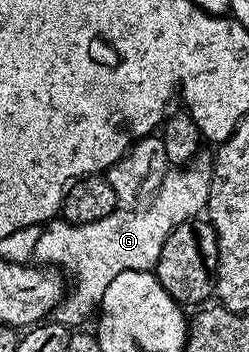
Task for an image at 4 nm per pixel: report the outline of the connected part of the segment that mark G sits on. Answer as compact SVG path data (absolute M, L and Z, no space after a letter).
M194 166L167 170L153 199L137 209L119 209L91 223L51 221L42 227L34 259L39 264L61 269L67 276L74 275L74 284L71 287L69 284L62 302L52 312L57 322L75 325L84 322L90 314L91 318L99 310L104 289L112 285L115 277L125 271L153 271L172 229L199 218L206 211L211 168Z

